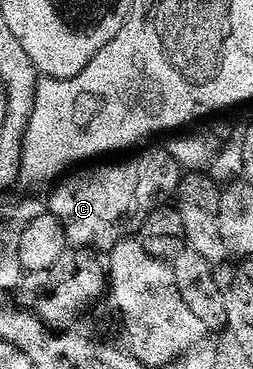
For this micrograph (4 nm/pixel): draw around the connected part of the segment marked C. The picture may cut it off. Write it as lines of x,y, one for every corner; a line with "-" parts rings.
154,146
127,155
122,158
127,160
119,164
94,162
89,166
75,167
49,189
48,211
58,219
60,226
64,226
67,245
109,253
121,240
131,239
137,234
140,226
144,226
144,218
177,193
184,171
182,165
170,153
169,147
150,147

